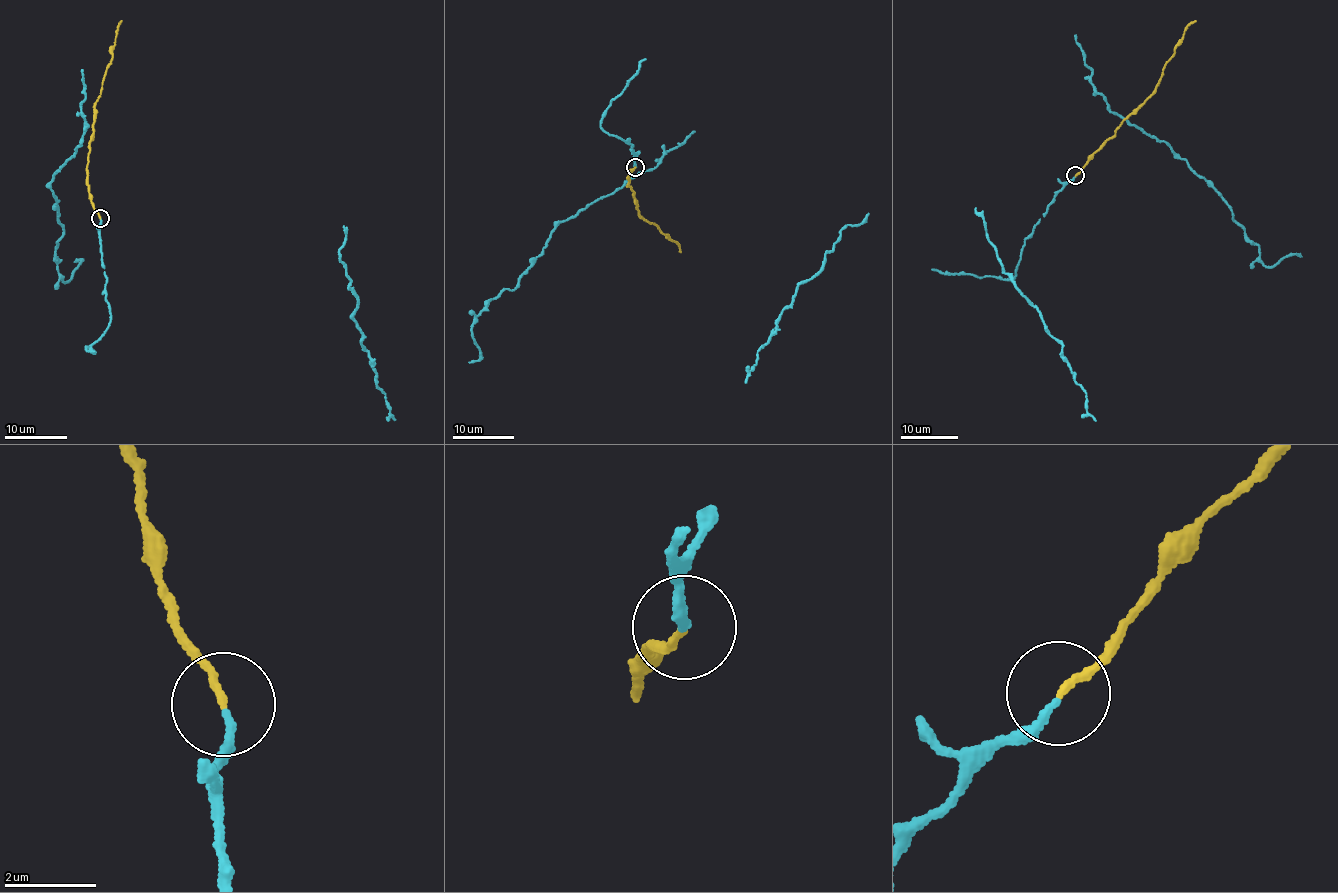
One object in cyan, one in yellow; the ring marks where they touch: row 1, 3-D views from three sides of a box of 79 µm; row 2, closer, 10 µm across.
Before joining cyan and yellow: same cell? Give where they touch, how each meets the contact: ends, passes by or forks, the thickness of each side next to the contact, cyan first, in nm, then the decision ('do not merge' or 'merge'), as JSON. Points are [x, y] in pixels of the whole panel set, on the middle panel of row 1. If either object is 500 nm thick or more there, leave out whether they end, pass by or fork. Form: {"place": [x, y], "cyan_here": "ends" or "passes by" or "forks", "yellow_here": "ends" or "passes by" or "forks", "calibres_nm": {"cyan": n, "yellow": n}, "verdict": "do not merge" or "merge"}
{"place": [635, 167], "cyan_here": "ends", "yellow_here": "ends", "calibres_nm": {"cyan": 160, "yellow": 140}, "verdict": "merge"}

